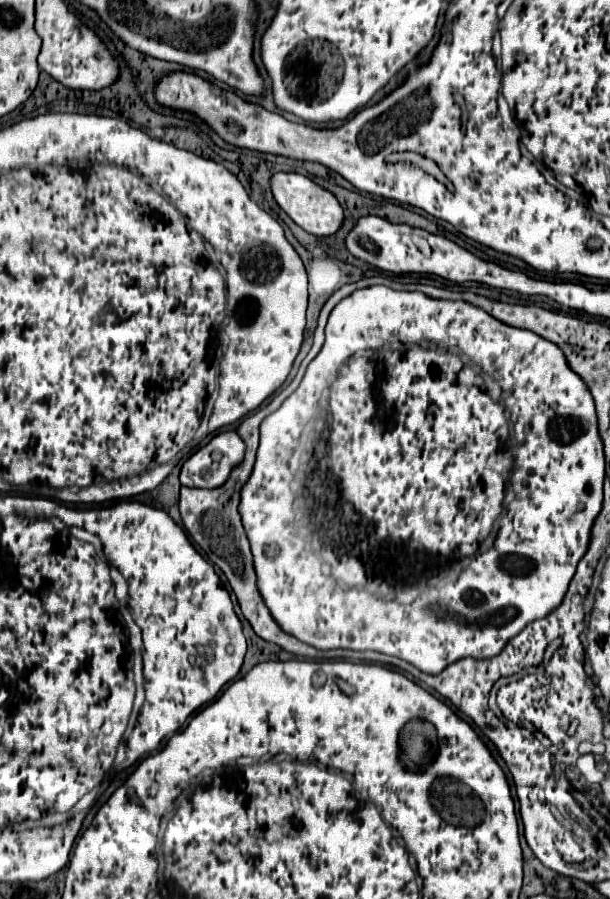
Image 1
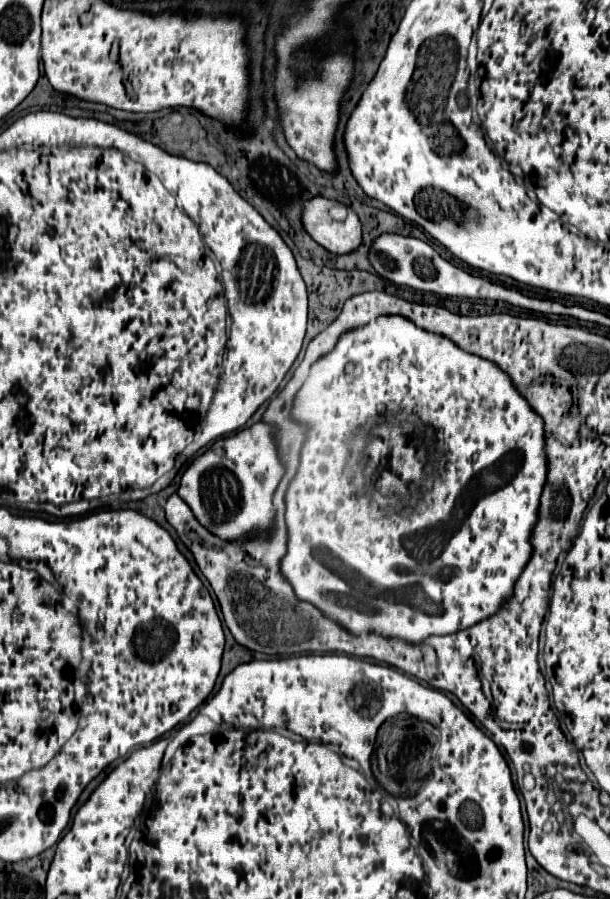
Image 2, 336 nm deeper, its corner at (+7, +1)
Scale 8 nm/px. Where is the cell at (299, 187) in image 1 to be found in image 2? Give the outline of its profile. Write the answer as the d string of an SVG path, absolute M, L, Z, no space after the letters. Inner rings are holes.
M323 196L305 202L303 226L309 236L331 254L349 254L361 246L361 222L353 210L349 210L345 222L333 220L329 208L335 204L335 200Z

